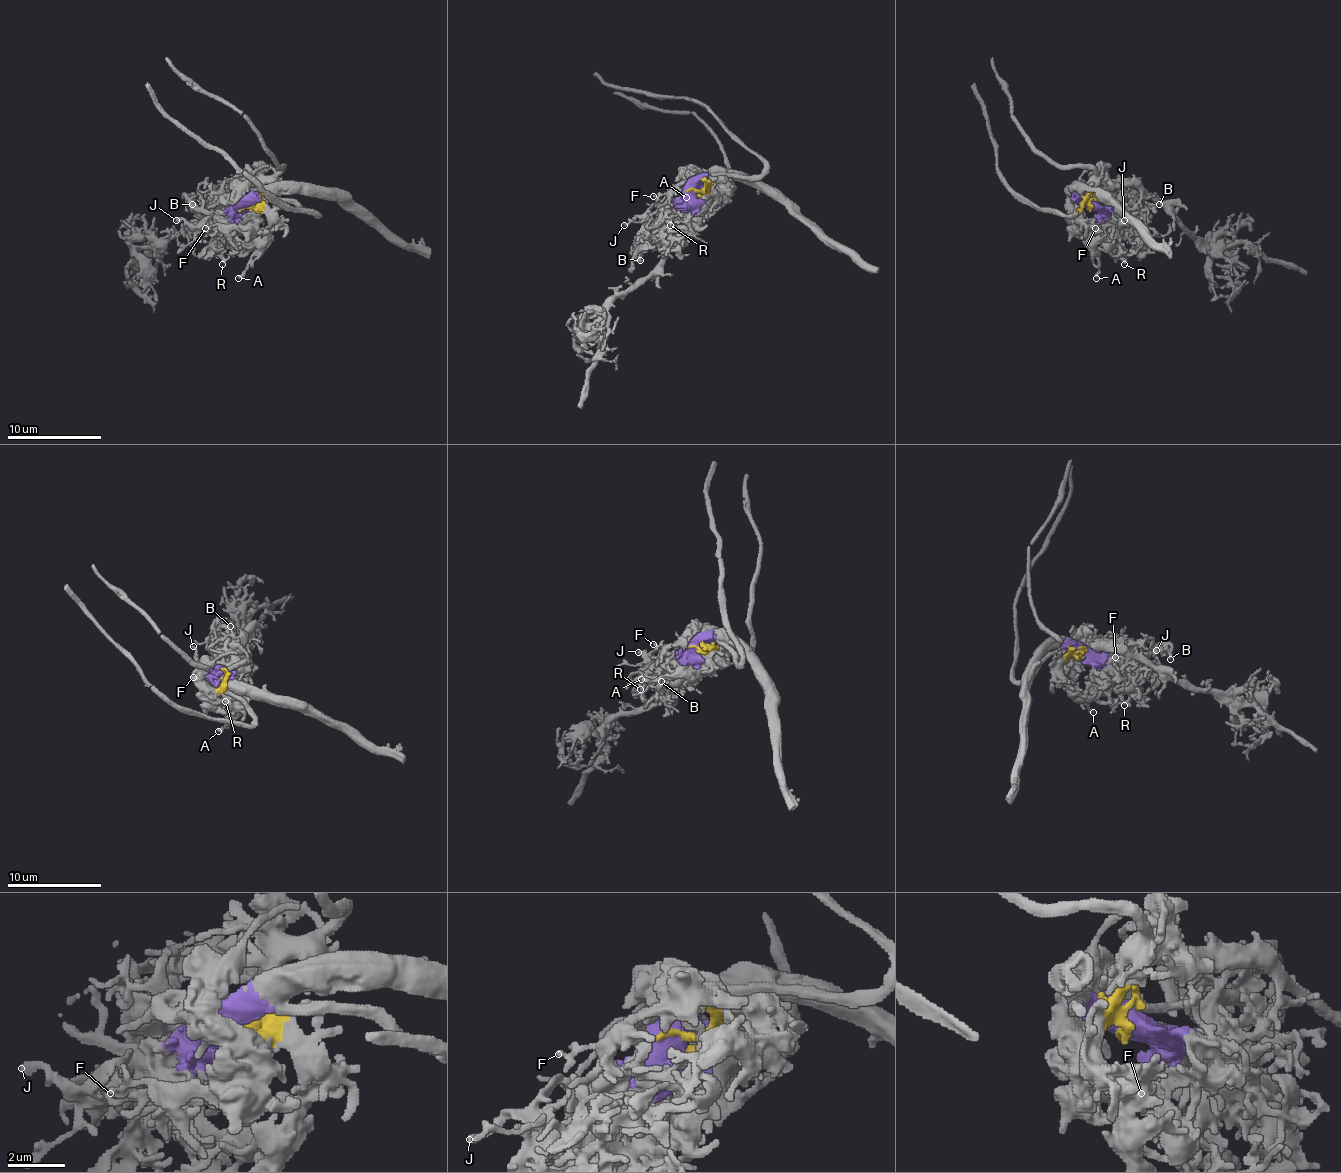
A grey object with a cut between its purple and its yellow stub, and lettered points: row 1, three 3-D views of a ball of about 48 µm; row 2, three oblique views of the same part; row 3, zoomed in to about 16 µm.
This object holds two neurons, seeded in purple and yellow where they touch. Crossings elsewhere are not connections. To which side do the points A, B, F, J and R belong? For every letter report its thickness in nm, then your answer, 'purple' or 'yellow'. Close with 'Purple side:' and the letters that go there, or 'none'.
A: calibre 260 nm; yellow
B: calibre 180 nm; purple
F: calibre 180 nm; yellow
J: calibre 220 nm; purple
R: calibre 180 nm; purple
Purple side: B, J, R

